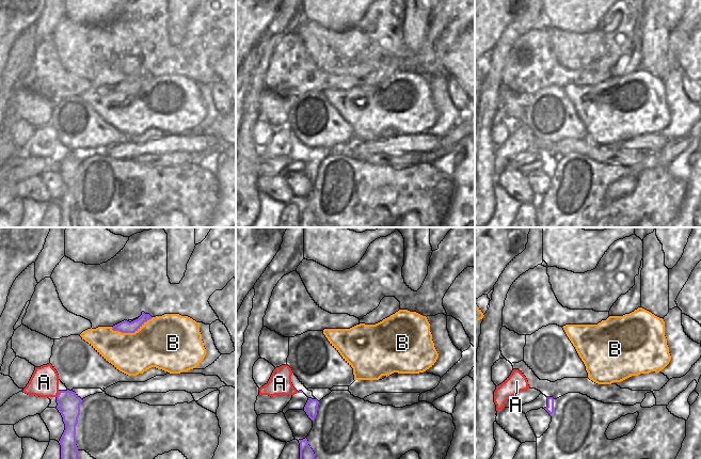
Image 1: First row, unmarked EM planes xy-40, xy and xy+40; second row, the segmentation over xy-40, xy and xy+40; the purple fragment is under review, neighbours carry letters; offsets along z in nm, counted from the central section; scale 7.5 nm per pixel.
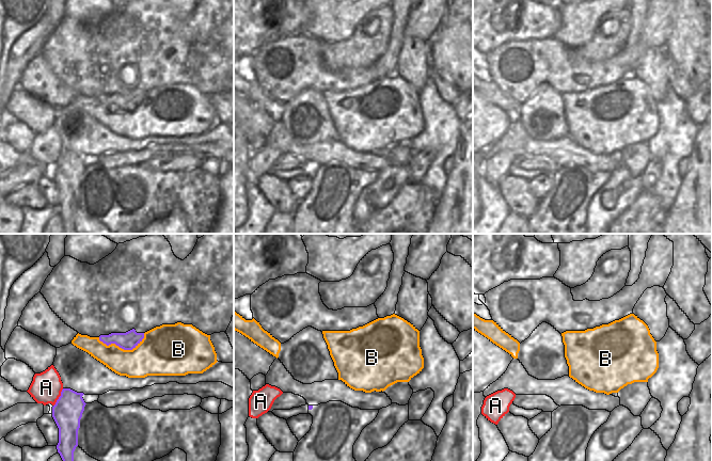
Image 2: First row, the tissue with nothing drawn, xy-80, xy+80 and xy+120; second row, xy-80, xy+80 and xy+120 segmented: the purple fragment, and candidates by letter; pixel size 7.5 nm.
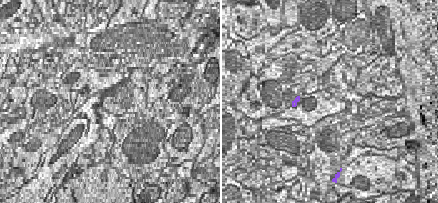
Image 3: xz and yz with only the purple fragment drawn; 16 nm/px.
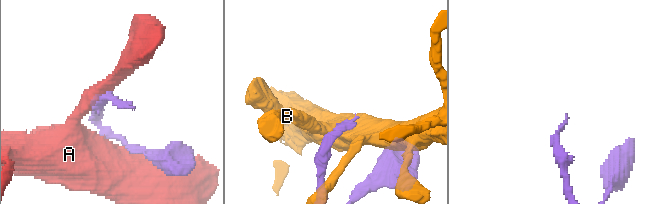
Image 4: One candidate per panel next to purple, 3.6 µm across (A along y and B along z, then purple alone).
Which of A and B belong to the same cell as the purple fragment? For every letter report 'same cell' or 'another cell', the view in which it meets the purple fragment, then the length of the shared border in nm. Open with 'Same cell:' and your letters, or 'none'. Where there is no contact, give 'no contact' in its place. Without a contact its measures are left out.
Same cell: none
A: another cell; contact in xy-40; length 50 nm
B: another cell; contact in xy-40; length 340 nm

